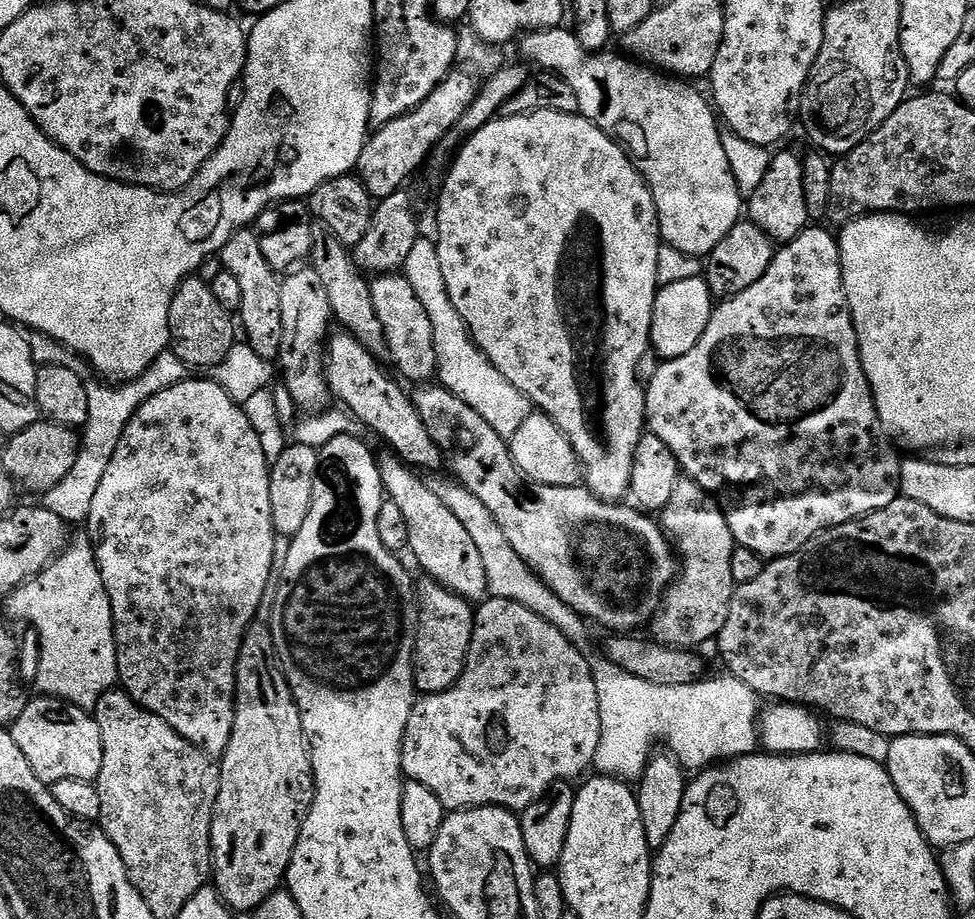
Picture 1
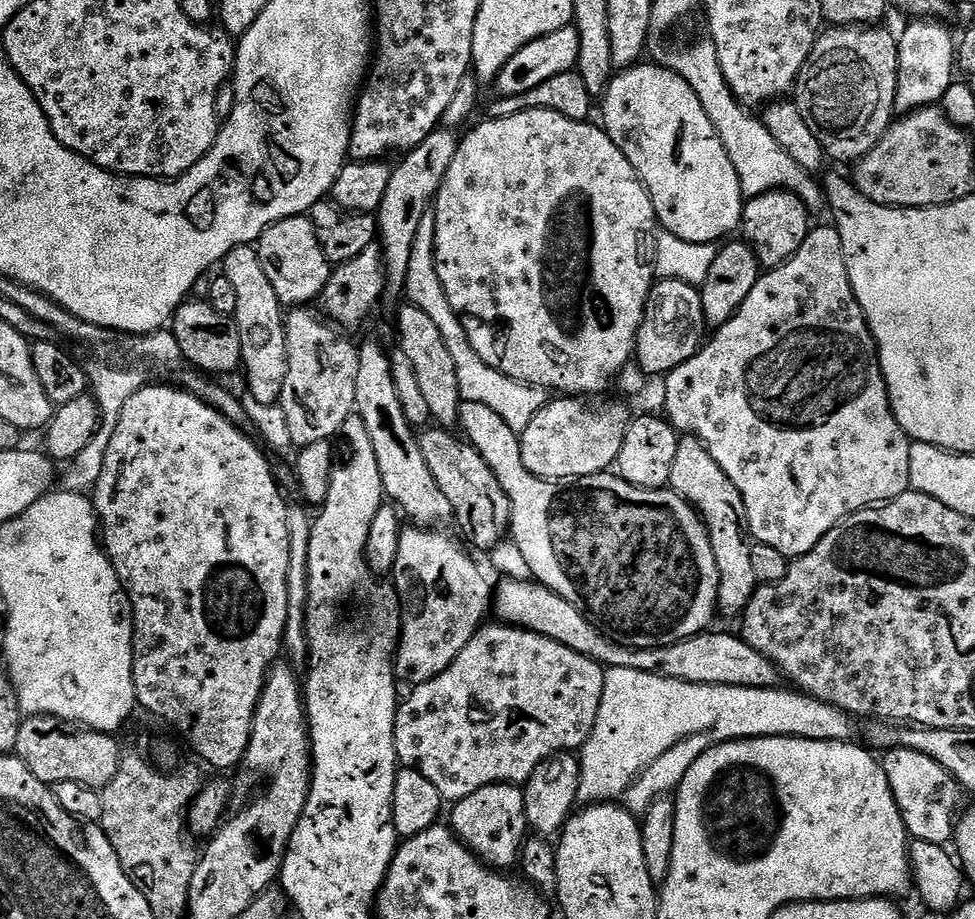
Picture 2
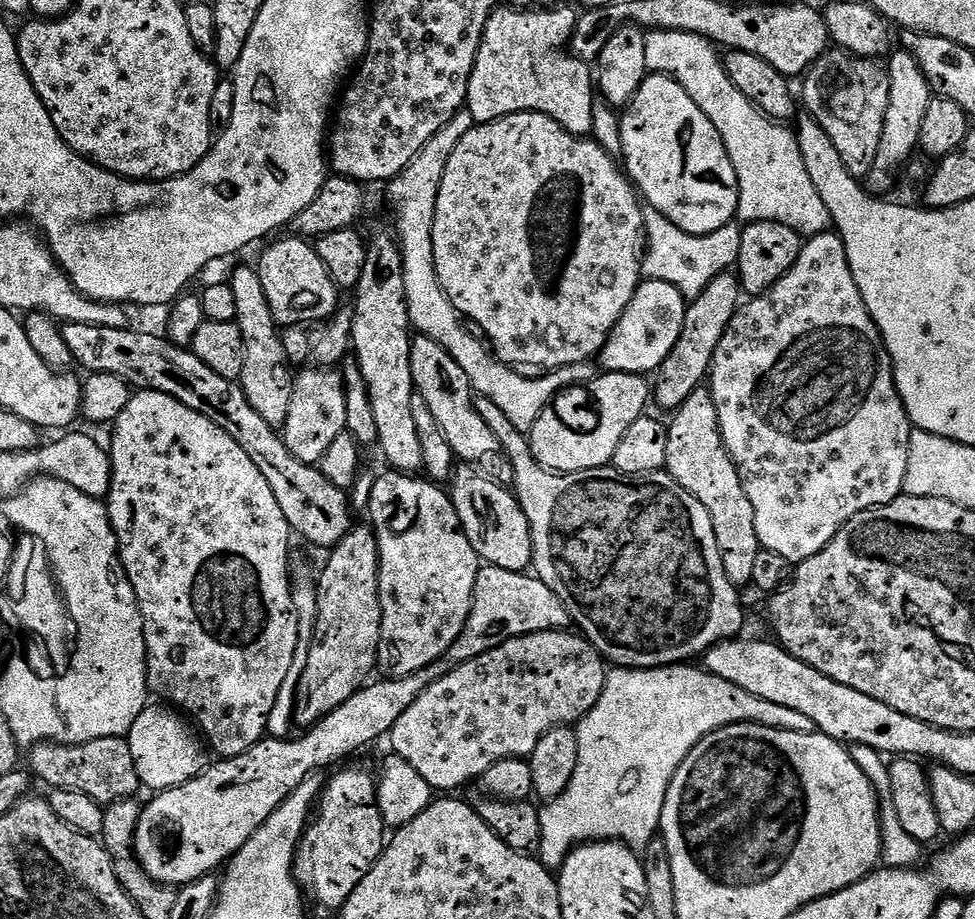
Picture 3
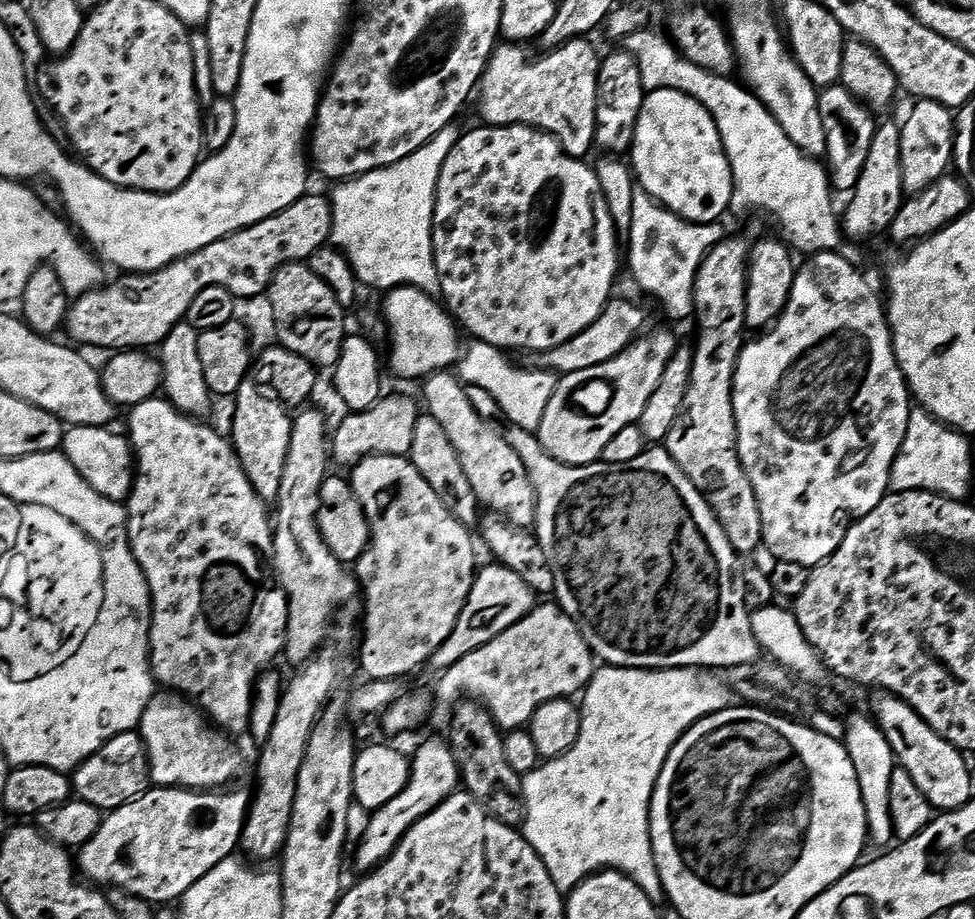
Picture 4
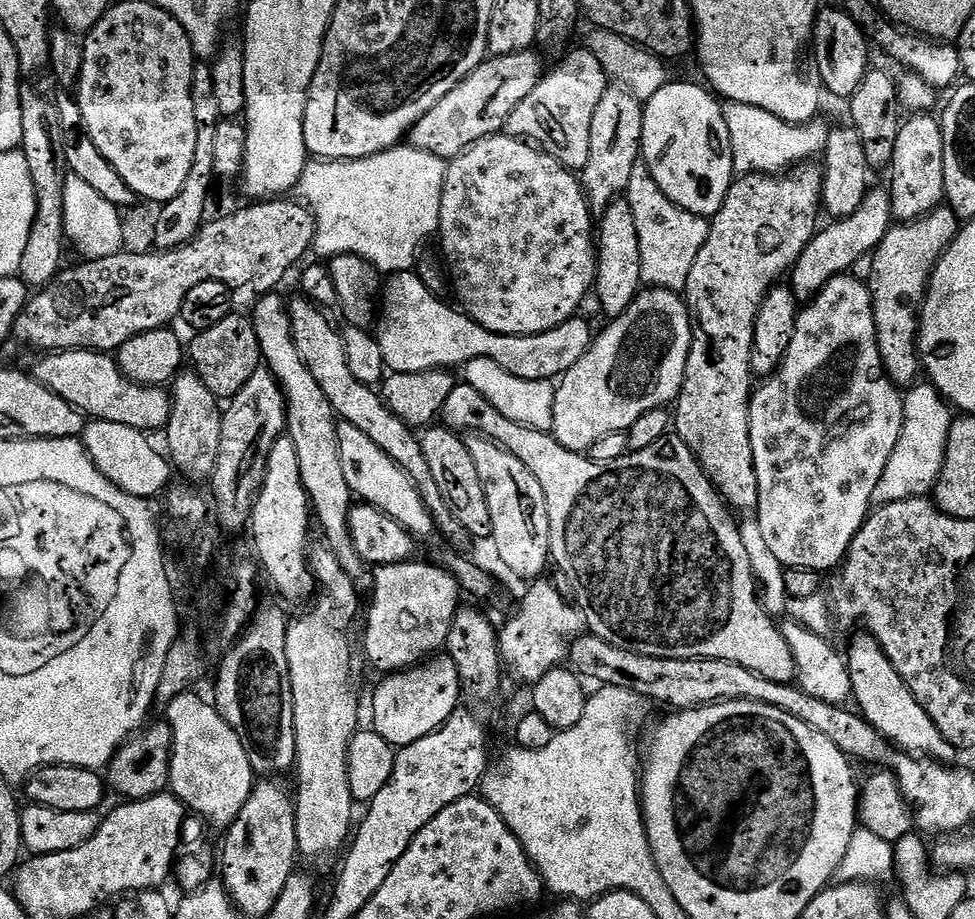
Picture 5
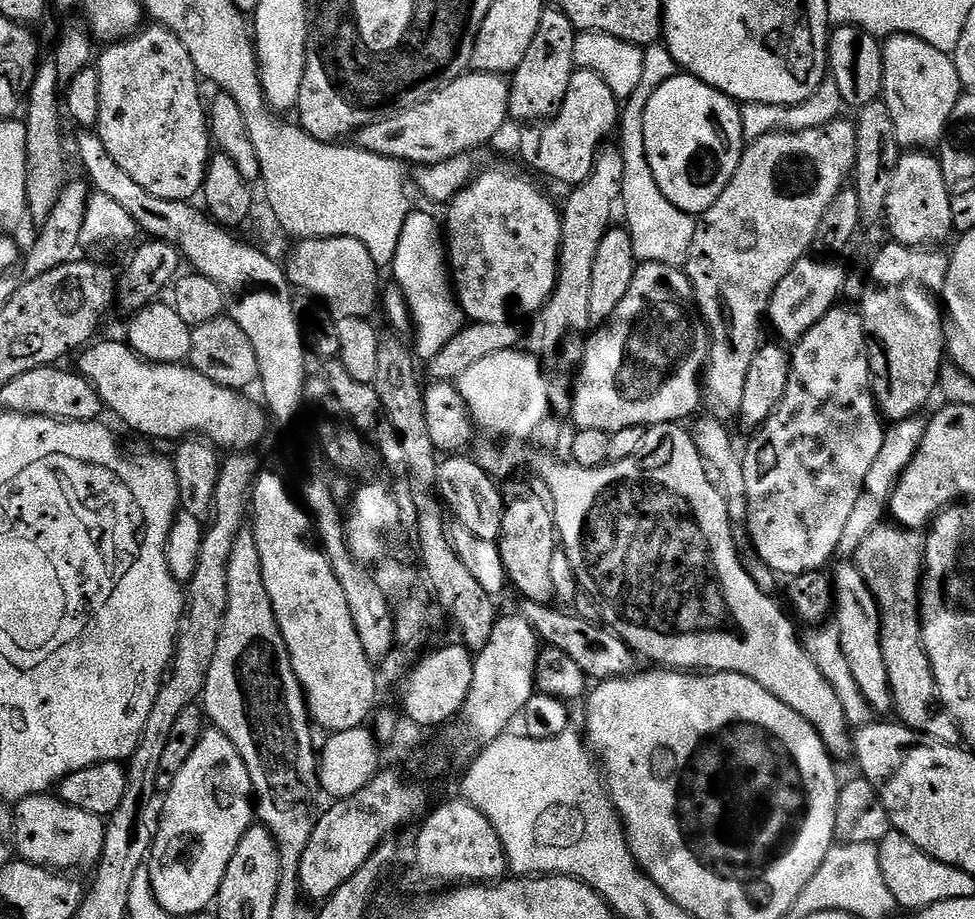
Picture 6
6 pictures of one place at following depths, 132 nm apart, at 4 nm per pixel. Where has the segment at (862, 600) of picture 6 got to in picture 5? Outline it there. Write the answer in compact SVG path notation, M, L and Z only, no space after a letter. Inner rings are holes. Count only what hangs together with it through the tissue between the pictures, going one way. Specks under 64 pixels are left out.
M860 630L849 642L846 661L852 683L851 699L857 704L855 707L859 715L863 716L870 726L874 726L874 730L878 730L878 734L883 736L893 749L941 762L955 761L952 759L958 756L957 748L948 744L946 738L942 738L938 726L934 726L926 710L918 706L918 698L910 694L906 682L902 682L898 670L894 670L871 632Z

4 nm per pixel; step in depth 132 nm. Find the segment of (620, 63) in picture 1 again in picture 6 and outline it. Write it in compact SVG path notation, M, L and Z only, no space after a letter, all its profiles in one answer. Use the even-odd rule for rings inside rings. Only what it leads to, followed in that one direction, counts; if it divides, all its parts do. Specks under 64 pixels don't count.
M678 74L664 83L654 98L650 98L646 106L646 158L650 162L650 170L654 170L654 182L678 206L678 210L702 214L718 202L718 194L726 190L730 178L738 170L738 162L746 147L741 105L724 92L712 88L696 76Z

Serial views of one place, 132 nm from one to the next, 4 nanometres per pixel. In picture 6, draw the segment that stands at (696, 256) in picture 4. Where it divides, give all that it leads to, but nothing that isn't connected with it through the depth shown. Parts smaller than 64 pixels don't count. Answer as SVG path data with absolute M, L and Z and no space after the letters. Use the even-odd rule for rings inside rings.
M663 42L645 48L642 79L638 82L634 94L630 94L630 98L623 101L618 125L618 147L624 163L619 207L622 209L622 216L624 212L623 223L634 242L634 254L640 264L665 264L671 268L687 265L690 242L694 242L696 220L693 213L678 210L678 206L674 206L674 202L670 202L670 198L662 194L658 182L654 182L654 170L650 170L650 162L646 158L646 106L650 98L654 98L654 93L676 75L676 59Z

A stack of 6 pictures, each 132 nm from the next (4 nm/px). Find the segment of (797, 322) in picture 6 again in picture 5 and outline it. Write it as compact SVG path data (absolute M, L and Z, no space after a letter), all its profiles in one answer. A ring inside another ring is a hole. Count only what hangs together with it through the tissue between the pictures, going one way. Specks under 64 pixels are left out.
M869 187L866 198L854 214L850 214L841 220L832 220L829 228L817 231L812 241L802 250L798 262L790 273L790 287L797 301L807 302L814 299L836 276L843 276L853 271L852 267L860 259L871 257L876 248L882 242L882 238L892 227L892 197L889 189Z

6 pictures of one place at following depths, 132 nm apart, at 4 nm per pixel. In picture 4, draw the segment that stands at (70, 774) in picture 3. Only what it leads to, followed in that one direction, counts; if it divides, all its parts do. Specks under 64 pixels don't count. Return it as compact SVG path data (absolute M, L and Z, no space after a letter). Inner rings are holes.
M139 731L123 732L106 742L97 752L80 763L71 777L75 795L95 808L110 813L144 795L150 787L152 769L148 766L148 748Z

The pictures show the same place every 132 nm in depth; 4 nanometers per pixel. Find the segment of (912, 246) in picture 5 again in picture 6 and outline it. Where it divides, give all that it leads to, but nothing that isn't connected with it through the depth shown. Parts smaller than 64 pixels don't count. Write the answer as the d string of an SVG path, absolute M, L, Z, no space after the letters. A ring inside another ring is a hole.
M888 242L888 245L877 254L872 260L872 269L866 272L867 284L864 289L864 295L858 304L858 311L864 320L864 334L868 338L868 365L872 375L872 393L876 399L876 407L883 419L888 422L898 420L911 420L928 404L932 392L937 391L940 383L940 369L946 360L946 345L944 342L944 325L946 323L945 313L942 311L942 293L946 274L948 273L949 257L940 253L940 250L929 250L928 248L911 248L902 246L895 242Z

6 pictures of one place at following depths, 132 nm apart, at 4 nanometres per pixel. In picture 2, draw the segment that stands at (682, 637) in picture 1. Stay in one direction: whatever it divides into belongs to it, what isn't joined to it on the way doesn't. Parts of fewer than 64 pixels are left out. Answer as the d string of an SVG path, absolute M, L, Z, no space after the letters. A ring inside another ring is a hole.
M684 438L678 446L678 455L674 458L674 470L670 470L668 483L672 491L678 493L687 504L692 505L699 512L700 519L708 527L708 537L720 571L719 615L739 617L750 602L750 598L756 593L758 585L750 563L752 544L746 535L746 506L734 482L730 482L722 466L718 466L718 462L710 458L701 440Z

